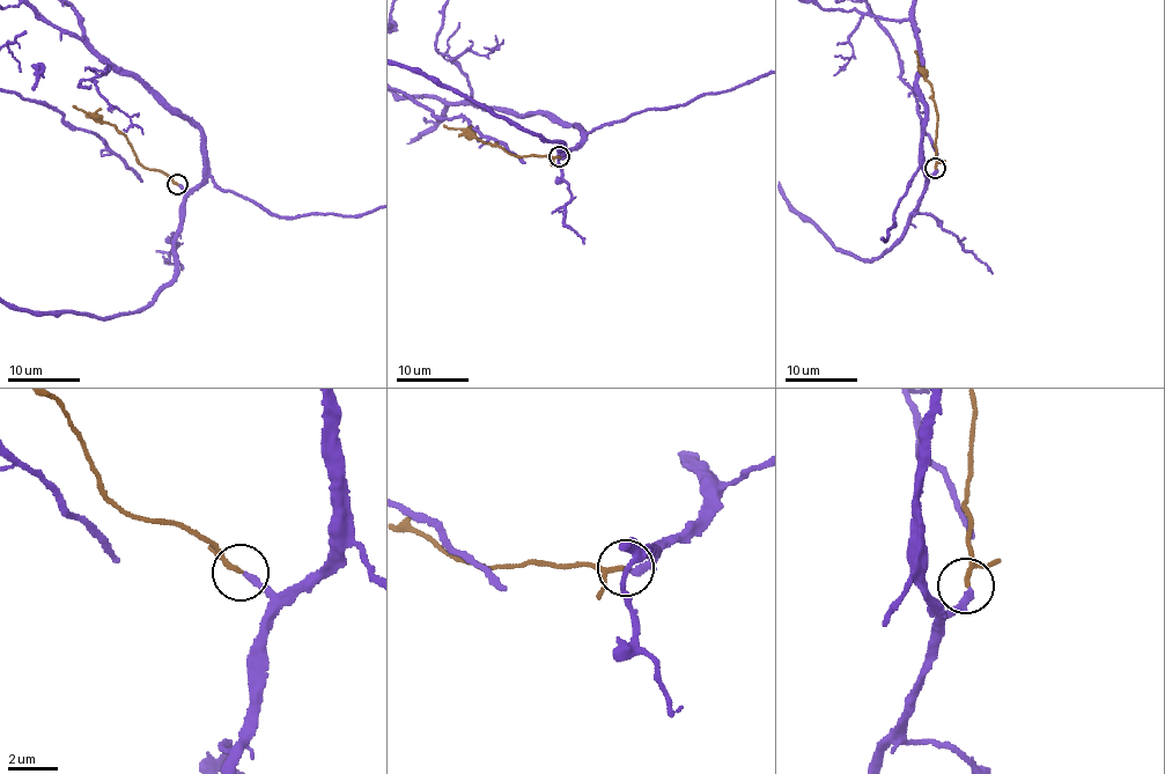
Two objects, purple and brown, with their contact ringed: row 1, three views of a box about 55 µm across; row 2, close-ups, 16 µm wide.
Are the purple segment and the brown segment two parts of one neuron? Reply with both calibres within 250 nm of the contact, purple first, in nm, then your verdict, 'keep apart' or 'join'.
260 nm thick on the purple side, 140 nm on the other; keep apart

